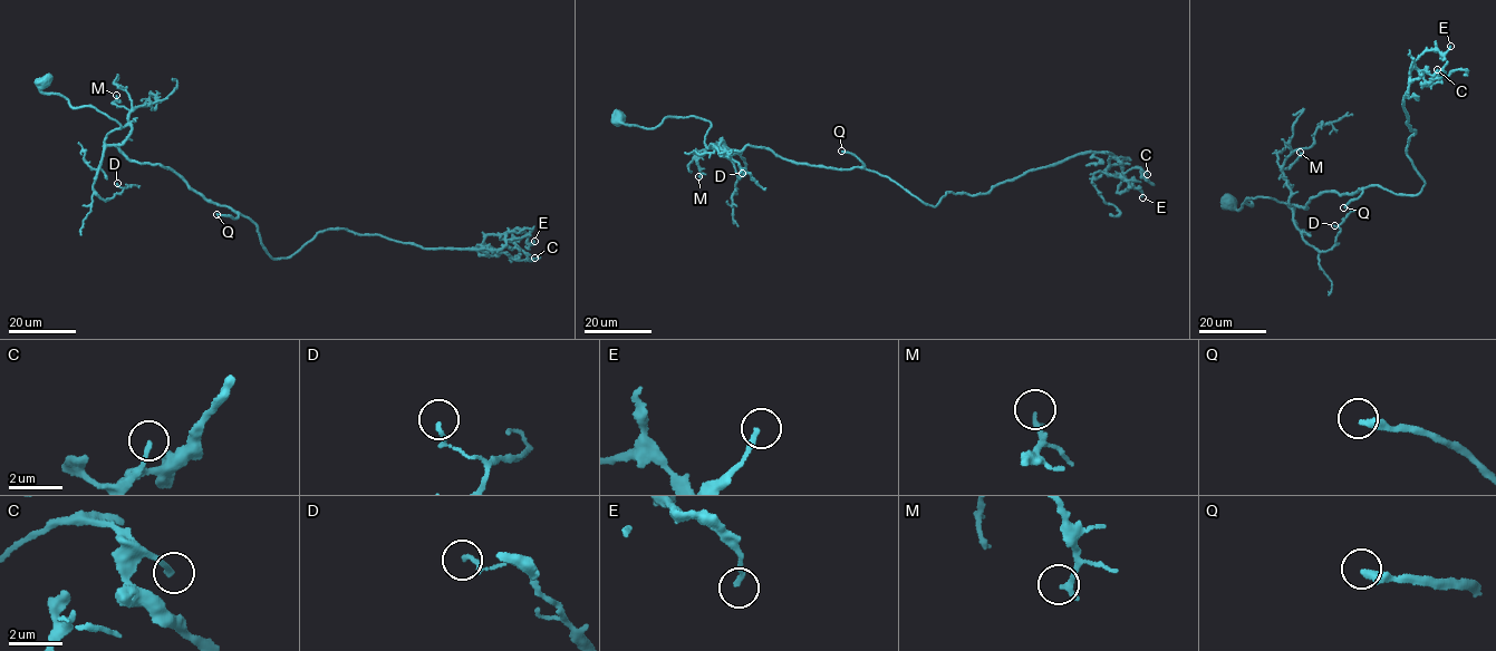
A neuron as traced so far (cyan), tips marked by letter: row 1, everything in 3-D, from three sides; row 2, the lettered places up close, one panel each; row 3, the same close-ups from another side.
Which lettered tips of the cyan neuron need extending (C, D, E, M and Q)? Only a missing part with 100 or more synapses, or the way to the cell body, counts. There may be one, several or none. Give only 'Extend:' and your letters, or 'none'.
Extend: Q

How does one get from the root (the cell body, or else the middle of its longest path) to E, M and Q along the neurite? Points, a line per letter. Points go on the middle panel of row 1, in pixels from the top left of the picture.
E: (618, 118), (701, 118), (708, 147), (862, 167), (934, 206), (1098, 152), (1142, 197)
M: (618, 118), (648, 128), (669, 116), (708, 122), (704, 144), (724, 144), (705, 151), (697, 162), (698, 176)
Q: (618, 118), (648, 128), (692, 116), (711, 123), (708, 147), (864, 165), (841, 151)

